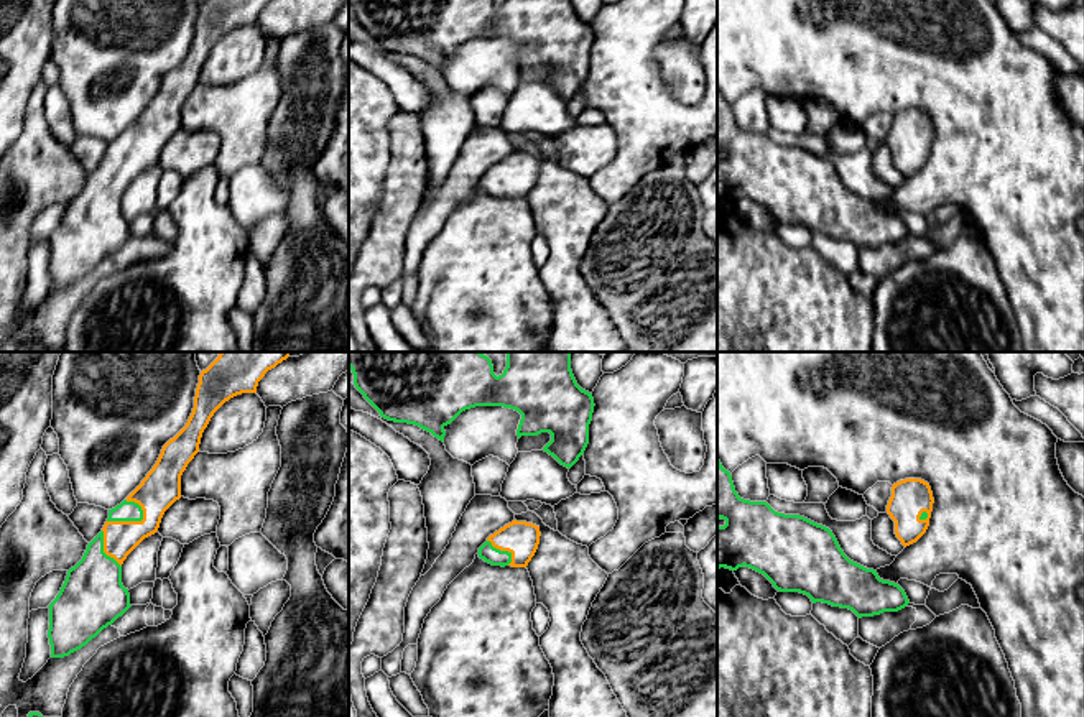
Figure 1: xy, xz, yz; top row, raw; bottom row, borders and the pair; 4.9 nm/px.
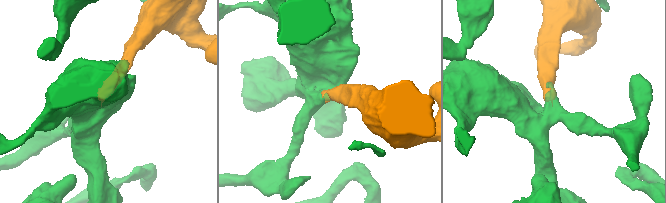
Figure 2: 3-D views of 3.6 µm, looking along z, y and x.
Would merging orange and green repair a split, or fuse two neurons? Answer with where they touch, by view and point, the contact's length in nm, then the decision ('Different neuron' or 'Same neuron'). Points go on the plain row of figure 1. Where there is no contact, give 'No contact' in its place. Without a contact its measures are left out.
Touches orange at xy (129, 153). Shared border 190 nm. Same neuron

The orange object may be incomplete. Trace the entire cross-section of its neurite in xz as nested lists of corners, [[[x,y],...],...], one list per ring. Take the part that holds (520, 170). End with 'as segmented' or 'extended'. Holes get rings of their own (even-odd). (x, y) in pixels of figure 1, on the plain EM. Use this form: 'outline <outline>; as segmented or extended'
outline [[[513,151],[490,166],[477,186],[492,197],[526,199],[538,181],[540,168],[540,158]]]; extended

